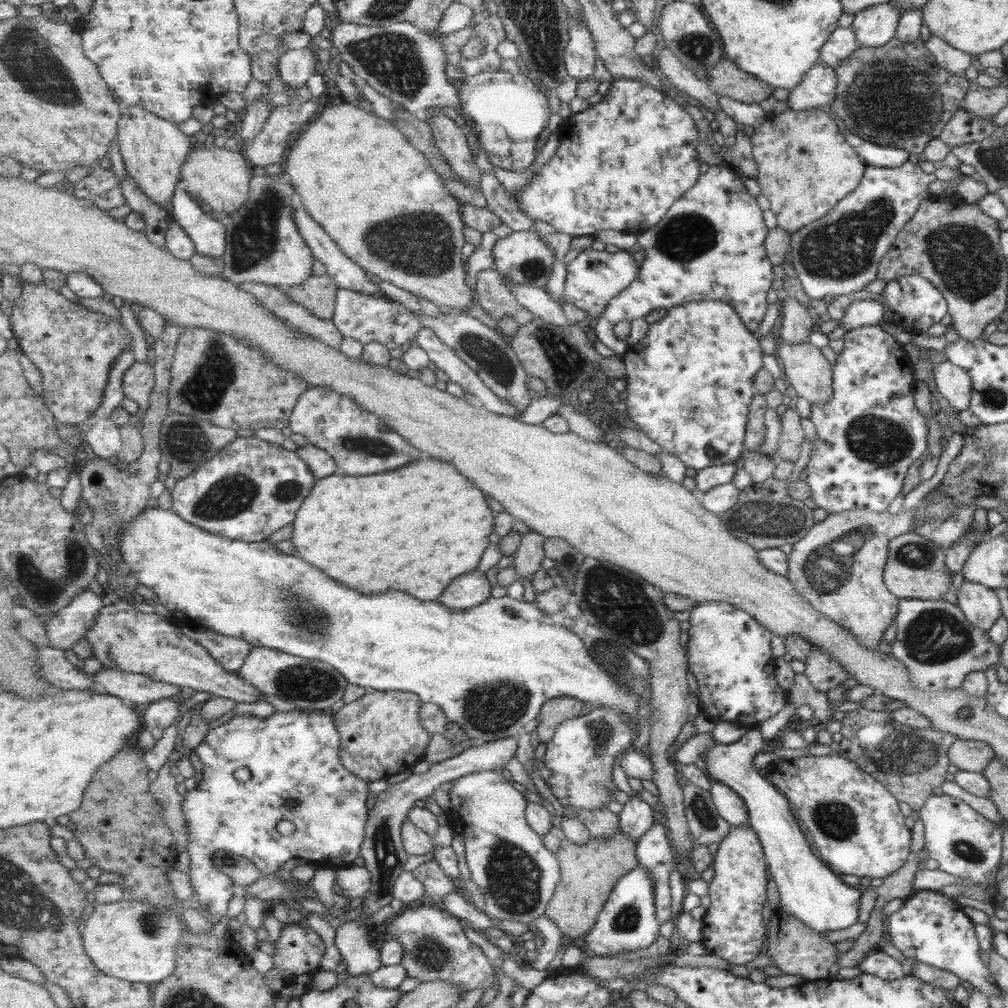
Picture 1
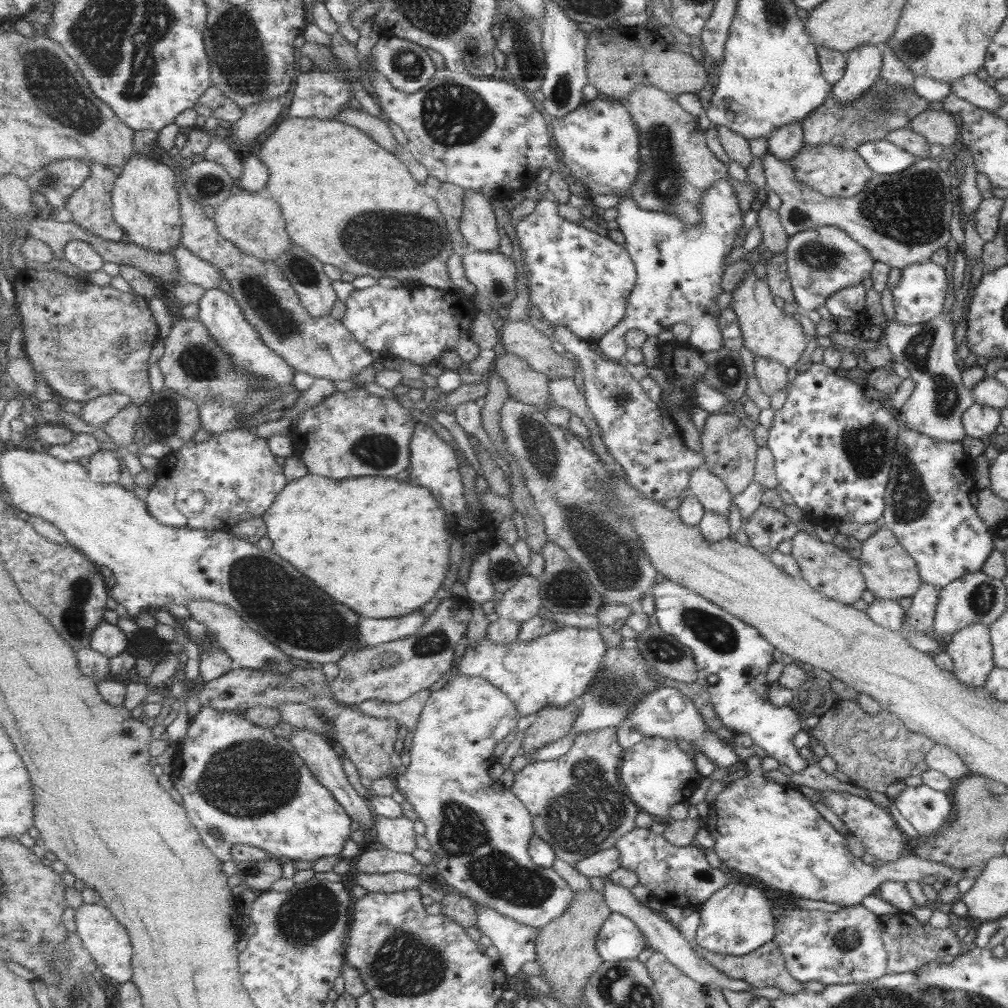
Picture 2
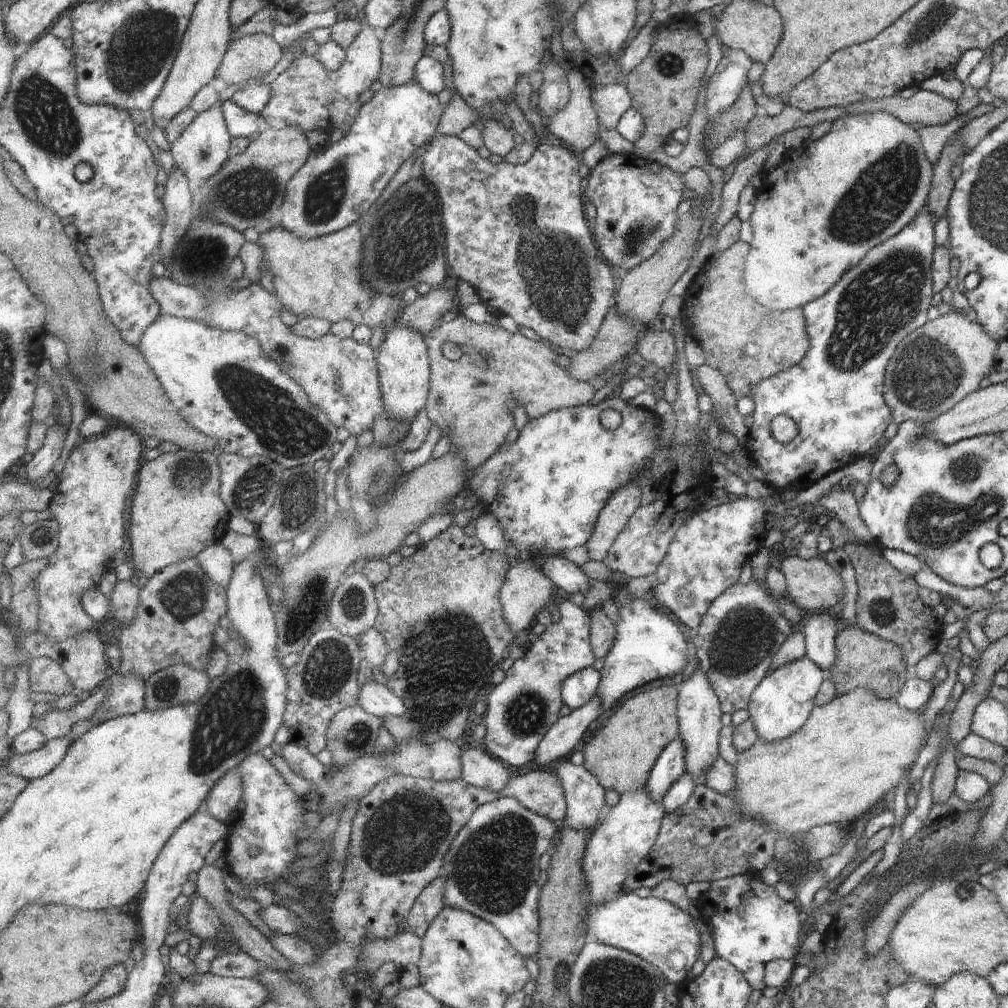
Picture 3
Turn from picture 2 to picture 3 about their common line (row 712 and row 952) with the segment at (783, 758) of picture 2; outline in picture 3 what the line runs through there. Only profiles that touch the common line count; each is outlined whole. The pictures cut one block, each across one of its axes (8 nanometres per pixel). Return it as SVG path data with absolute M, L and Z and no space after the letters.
M758 872L719 879L711 882L708 890L697 898L696 908L701 920L711 927L715 956L726 960L733 968L738 969L753 990L763 990L764 966L769 961L783 959L792 962L796 955L798 944L802 939L801 922L797 909L791 901L784 901L777 897L773 888L763 884Z

